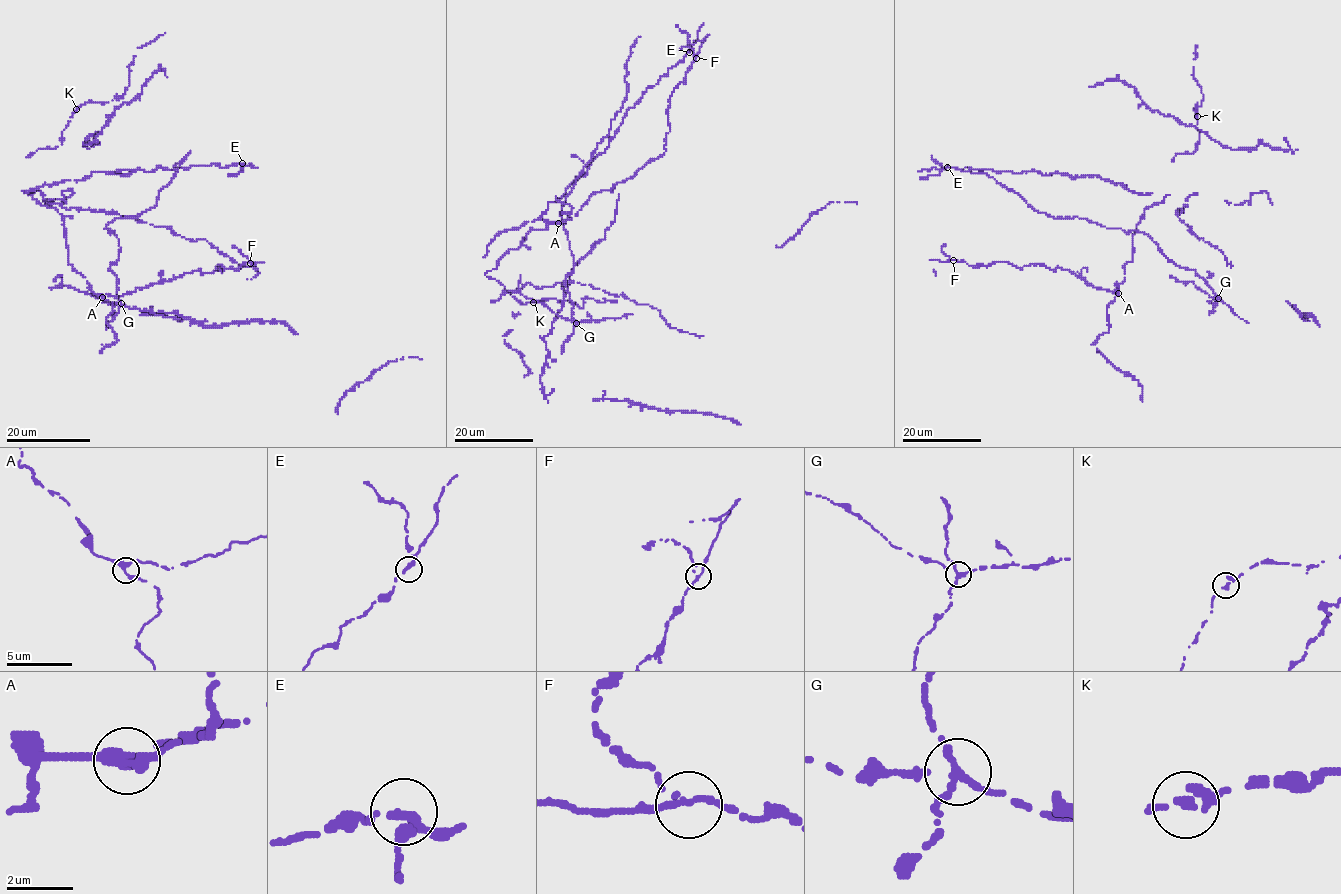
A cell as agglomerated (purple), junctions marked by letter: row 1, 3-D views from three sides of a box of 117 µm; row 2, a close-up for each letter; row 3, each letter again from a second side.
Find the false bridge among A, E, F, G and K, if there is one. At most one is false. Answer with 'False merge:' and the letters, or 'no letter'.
False merge: no letter

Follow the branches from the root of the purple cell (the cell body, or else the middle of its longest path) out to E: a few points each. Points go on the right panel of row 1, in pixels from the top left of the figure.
E: (1040, 174), (1035, 171), (1018, 174), (1004, 171), (999, 174), (993, 170), (971, 168), (963, 172), (947, 167)

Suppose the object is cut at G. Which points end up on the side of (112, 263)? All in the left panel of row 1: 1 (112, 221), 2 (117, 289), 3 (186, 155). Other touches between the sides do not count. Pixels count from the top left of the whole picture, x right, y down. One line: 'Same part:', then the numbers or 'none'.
Same part: 1, 2, 3

